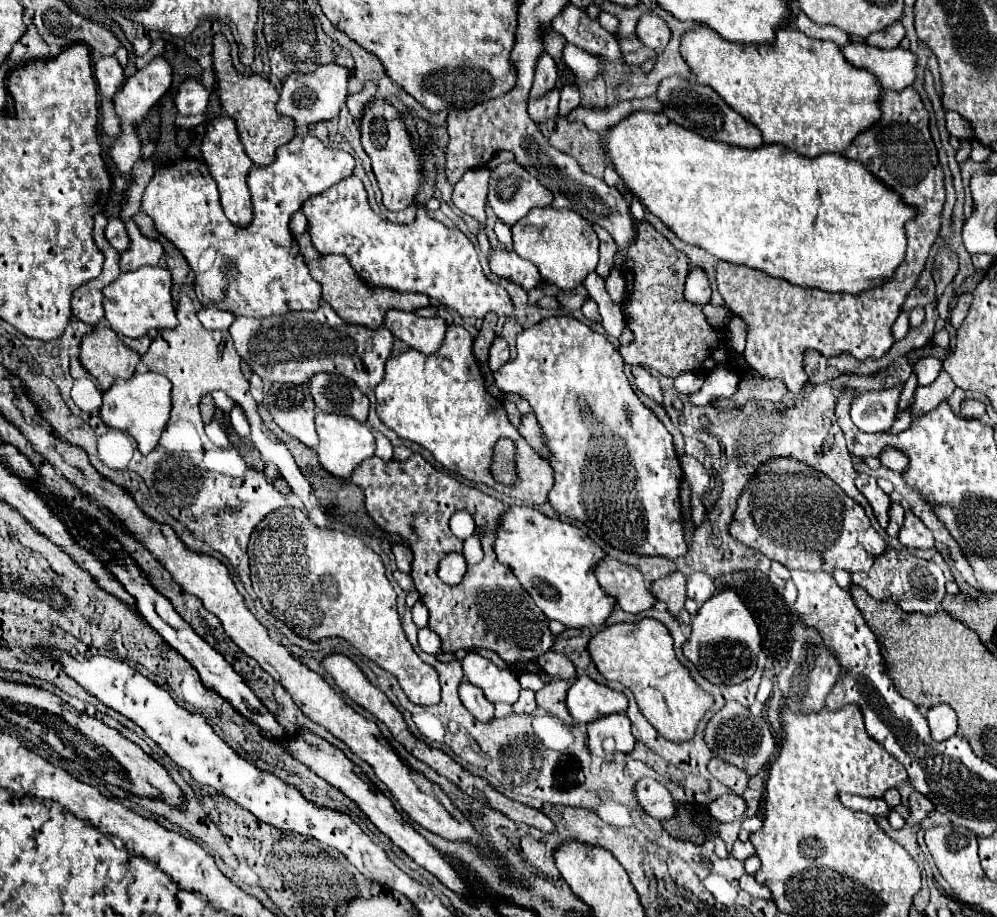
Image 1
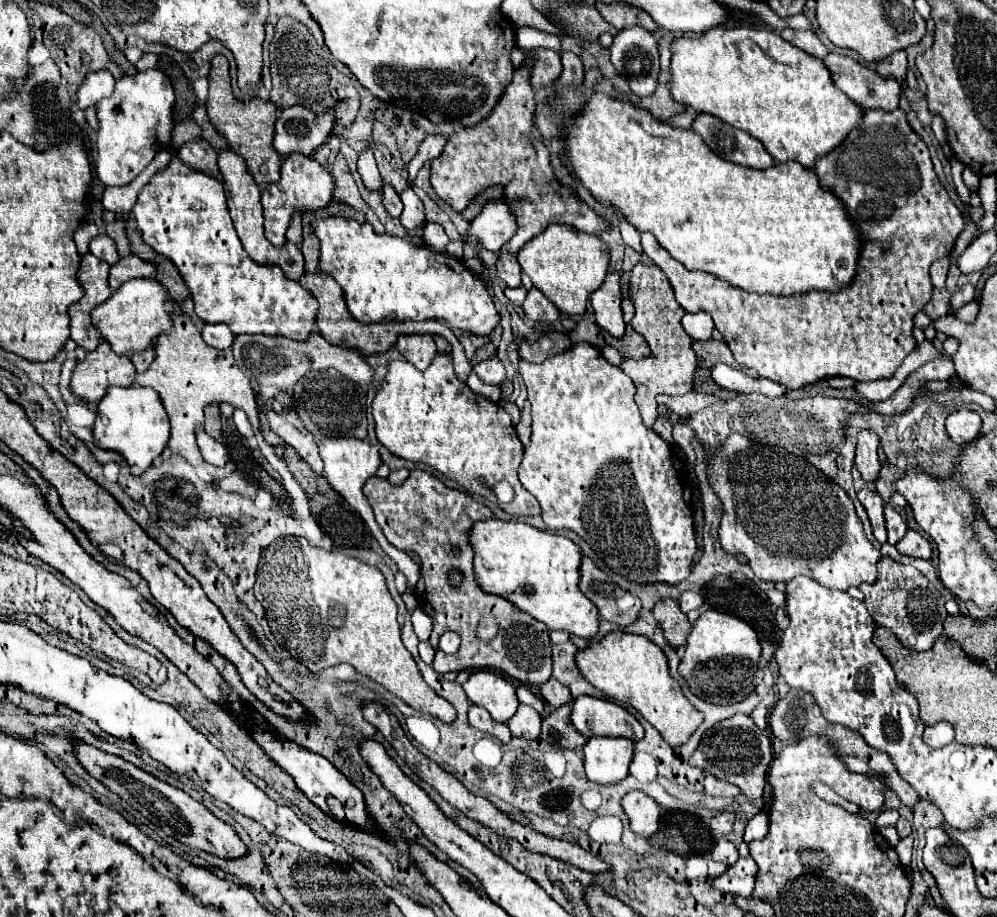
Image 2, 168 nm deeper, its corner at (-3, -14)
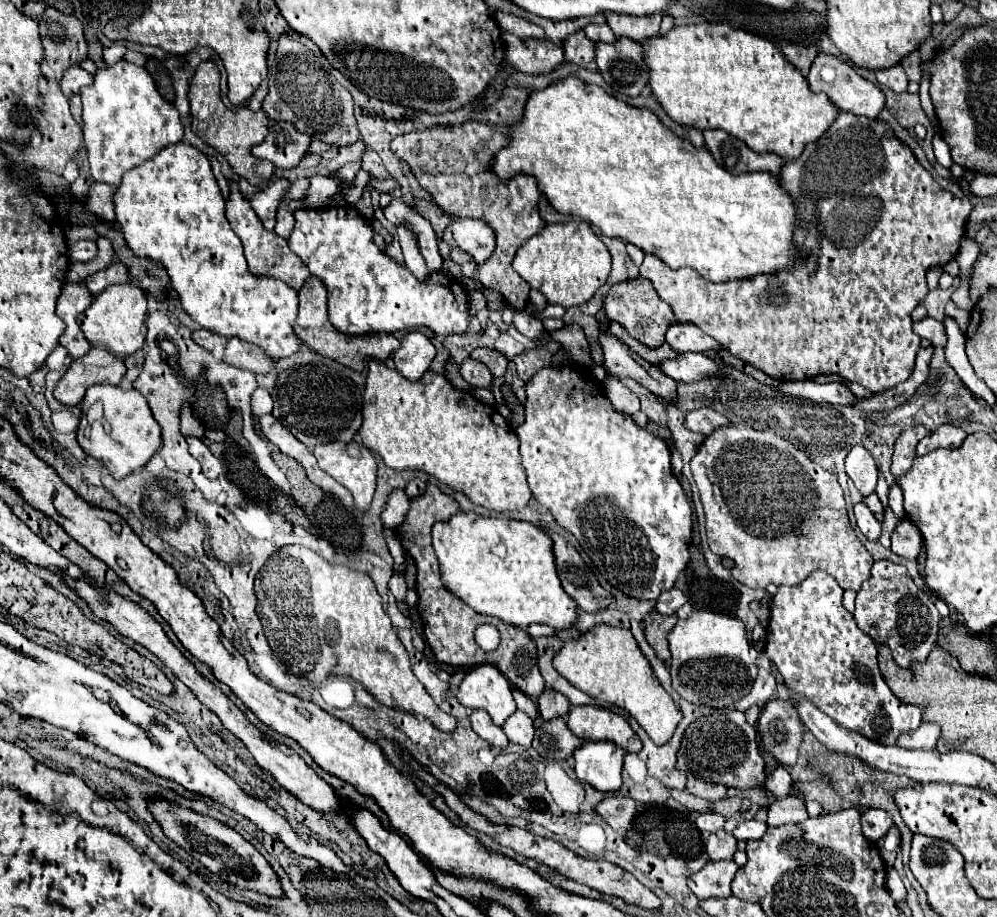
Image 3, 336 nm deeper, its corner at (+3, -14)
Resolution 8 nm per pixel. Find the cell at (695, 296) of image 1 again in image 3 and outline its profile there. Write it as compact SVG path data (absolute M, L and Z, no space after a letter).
M673 324L667 334L665 340L669 342L669 346L677 352L707 352L707 350L725 350L723 344L719 344L715 338L707 336L703 330L699 330L697 326L691 324Z

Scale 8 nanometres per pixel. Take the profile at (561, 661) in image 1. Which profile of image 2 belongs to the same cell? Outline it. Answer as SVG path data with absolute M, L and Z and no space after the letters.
M549 678L543 686L541 686L541 696L551 704L551 706L561 706L561 704L571 704L573 696L569 692L567 686L563 686L561 682L557 682L557 678Z

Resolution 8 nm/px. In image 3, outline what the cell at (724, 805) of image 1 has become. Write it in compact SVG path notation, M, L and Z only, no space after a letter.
M705 812L705 814L697 814L697 820L695 820L697 828L703 832L703 835L711 834L711 832L719 832L723 830L723 824L725 824L725 818L717 812Z

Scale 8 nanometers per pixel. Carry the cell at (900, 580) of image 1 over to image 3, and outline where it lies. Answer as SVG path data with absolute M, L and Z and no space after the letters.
M879 560L873 564L871 574L873 576L863 582L863 588L855 600L853 618L857 626L875 644L887 644L893 652L897 666L911 668L911 664L915 662L925 662L937 642L937 630L941 620L931 594L927 590L917 588L907 568L901 564Z

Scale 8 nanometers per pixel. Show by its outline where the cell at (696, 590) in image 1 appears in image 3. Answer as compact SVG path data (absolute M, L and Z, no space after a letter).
M671 588L671 590L665 590L665 592L661 592L659 594L659 598L657 598L657 604L655 604L655 610L659 612L659 614L675 614L677 612L677 608L679 606L683 606L685 604L685 594L681 592L681 590L677 590L677 588Z

